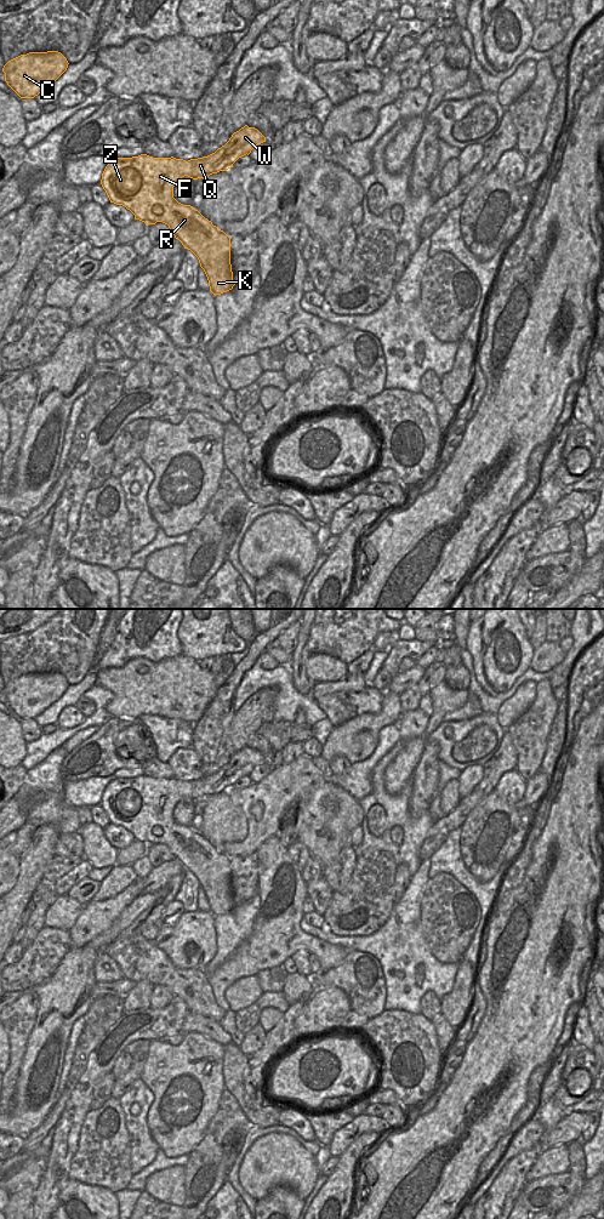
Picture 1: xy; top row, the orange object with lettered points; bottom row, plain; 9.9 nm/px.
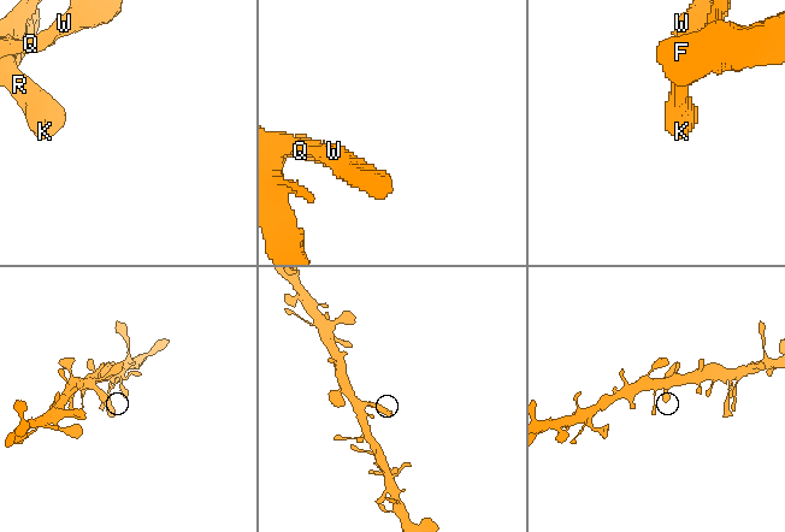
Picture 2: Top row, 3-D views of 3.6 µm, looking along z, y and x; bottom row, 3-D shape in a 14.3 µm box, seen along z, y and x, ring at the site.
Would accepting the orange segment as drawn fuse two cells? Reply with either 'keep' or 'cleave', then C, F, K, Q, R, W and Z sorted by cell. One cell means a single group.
keep; C F K Q R W Z

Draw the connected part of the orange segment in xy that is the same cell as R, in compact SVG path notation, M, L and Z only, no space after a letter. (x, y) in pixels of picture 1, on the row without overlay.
M245 746L215 774L190 780L153 779L141 775L115 779L104 790L101 805L110 824L122 826L147 845L163 843L184 870L190 871L204 890L210 912L216 917L235 906L230 885L230 859L198 831L173 819L175 805L184 797L207 799L227 792L241 777L249 776L266 758Z

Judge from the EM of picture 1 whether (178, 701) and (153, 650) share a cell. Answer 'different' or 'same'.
different

